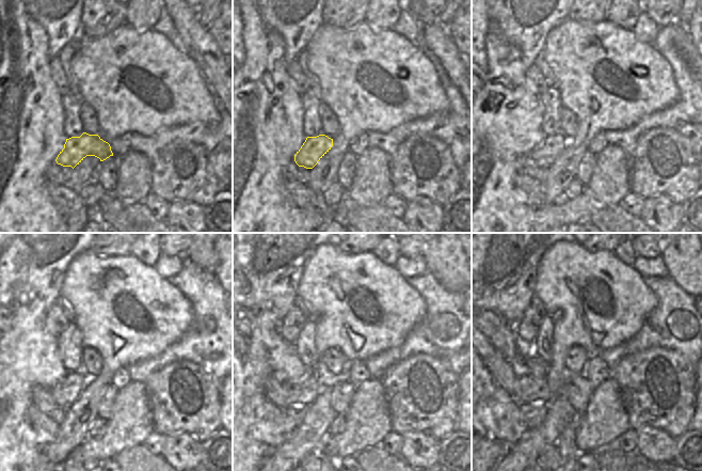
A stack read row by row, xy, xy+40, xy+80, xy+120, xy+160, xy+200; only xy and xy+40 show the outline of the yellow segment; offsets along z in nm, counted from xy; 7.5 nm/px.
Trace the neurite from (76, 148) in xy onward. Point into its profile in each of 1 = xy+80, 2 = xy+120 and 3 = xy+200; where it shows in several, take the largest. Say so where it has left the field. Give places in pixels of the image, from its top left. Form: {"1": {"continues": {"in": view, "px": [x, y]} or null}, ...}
{"1": {"continues": {"in": "xy+80", "px": [552, 145]}}, "2": {"continues": {"in": "xy+120", "px": [66, 391]}}, "3": {"continues": {"in": "xy+200", "px": [527, 389]}}}

